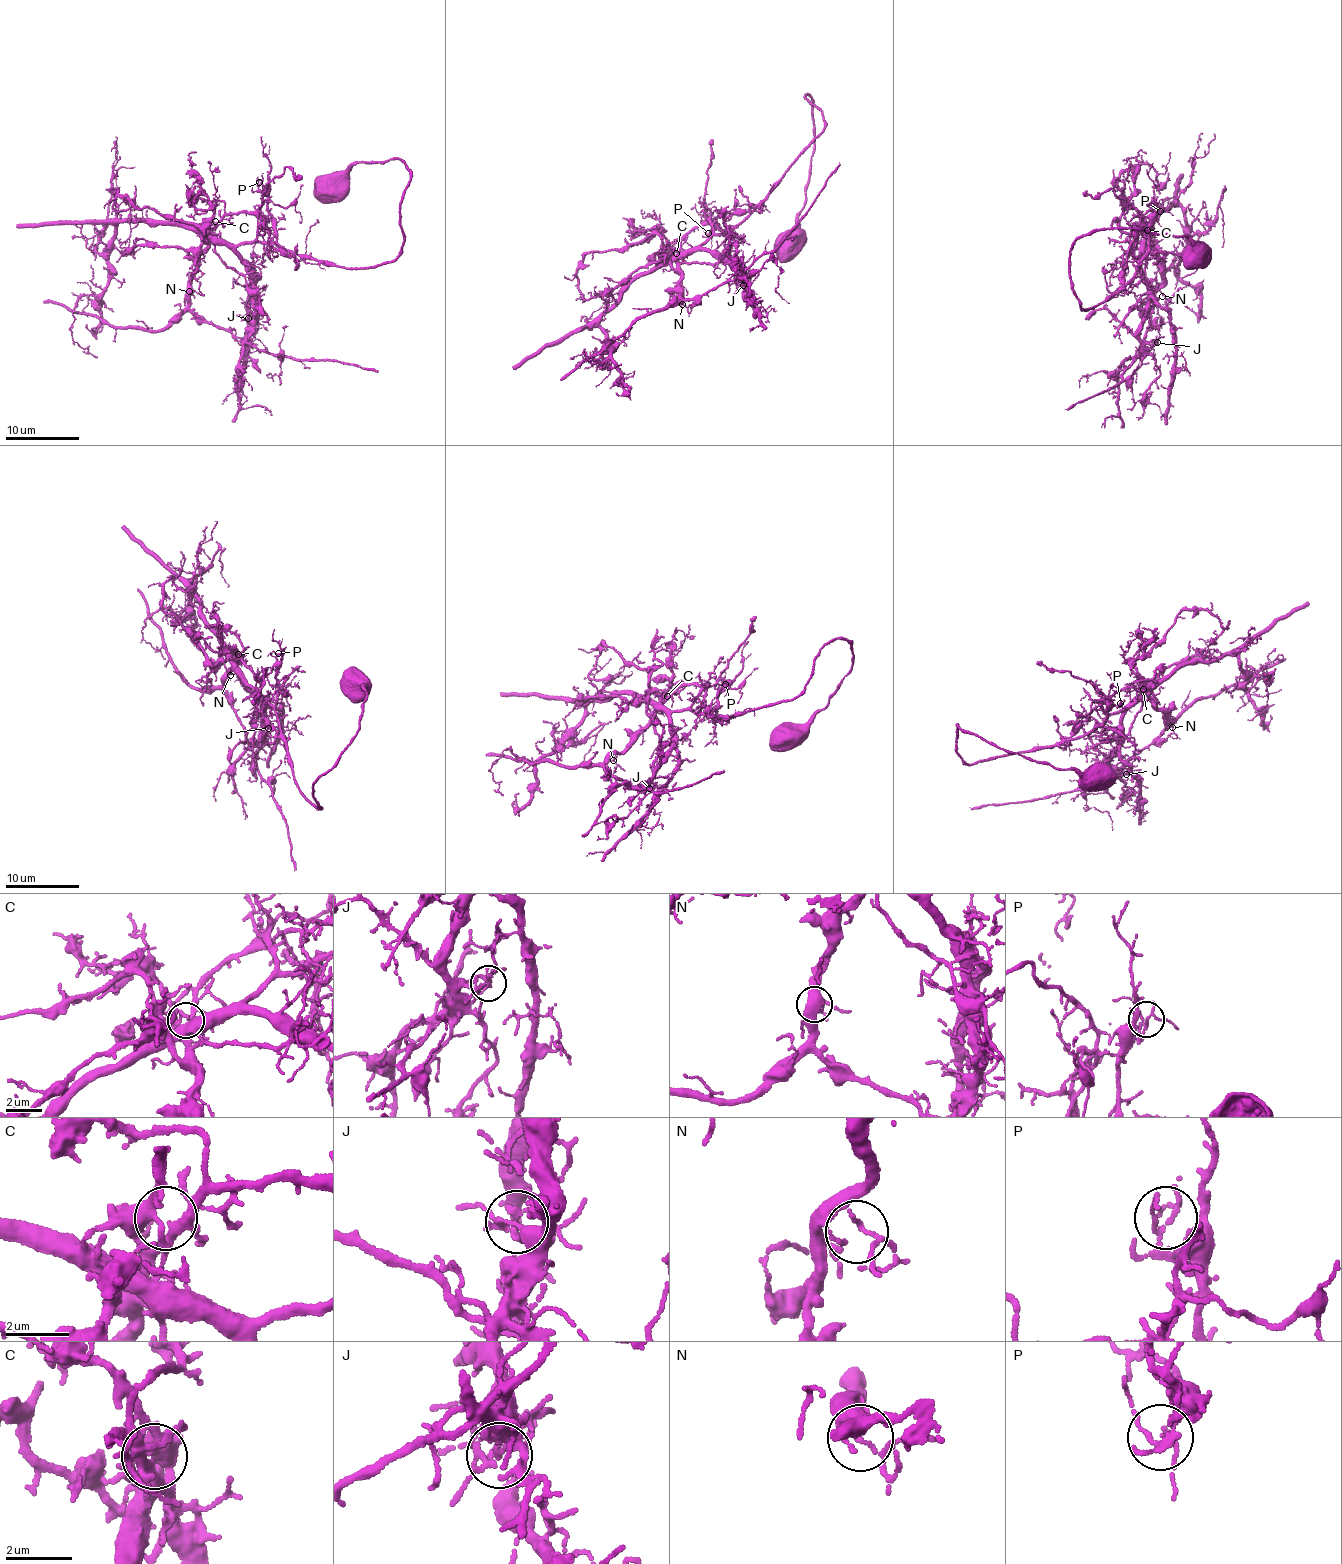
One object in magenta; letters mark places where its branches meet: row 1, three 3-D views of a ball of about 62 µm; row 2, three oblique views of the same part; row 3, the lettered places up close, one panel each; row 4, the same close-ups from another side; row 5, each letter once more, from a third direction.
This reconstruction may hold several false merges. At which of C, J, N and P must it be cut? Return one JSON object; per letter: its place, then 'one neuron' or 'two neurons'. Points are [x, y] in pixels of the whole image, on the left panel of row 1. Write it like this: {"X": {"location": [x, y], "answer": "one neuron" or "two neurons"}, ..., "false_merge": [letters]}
{"C": {"location": [215, 221], "answer": "one neuron"}, "J": {"location": [248, 318], "answer": "two neurons"}, "N": {"location": [189, 291], "answer": "one neuron"}, "P": {"location": [259, 182], "answer": "one neuron"}, "false_merge": ["J"]}

